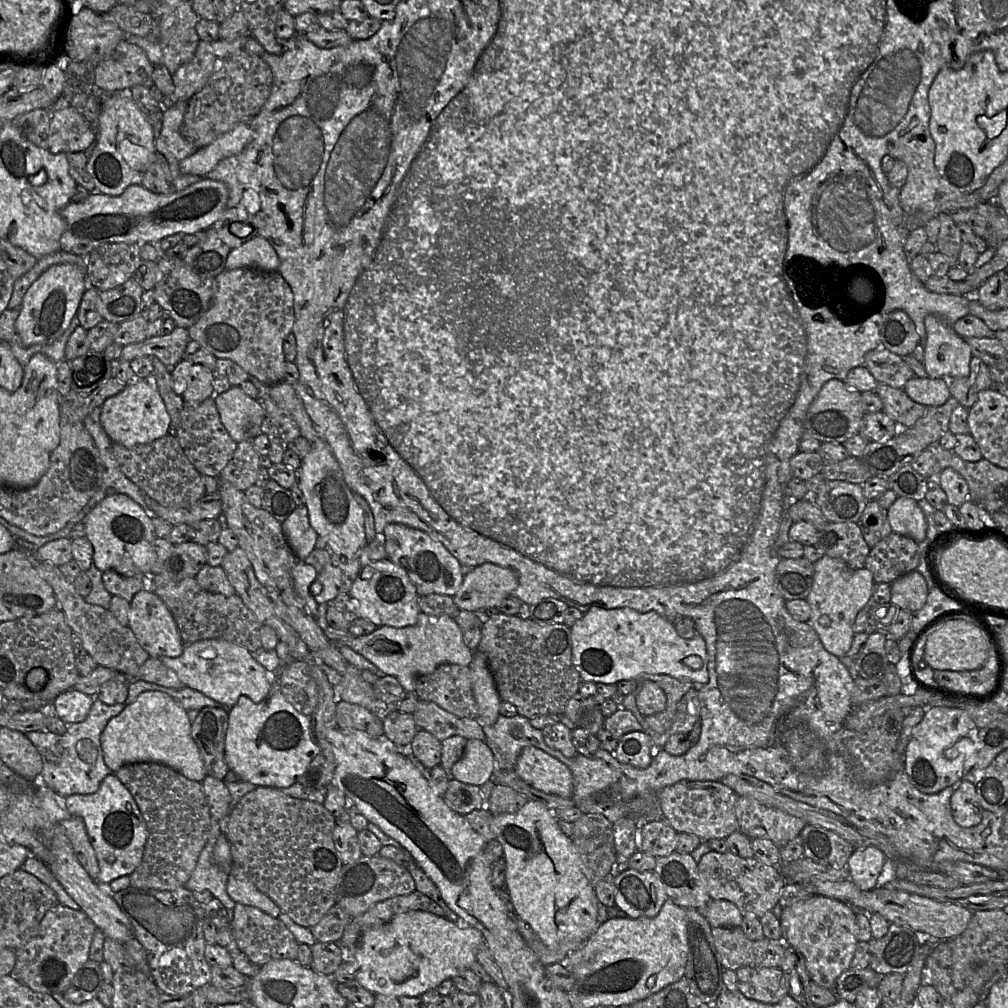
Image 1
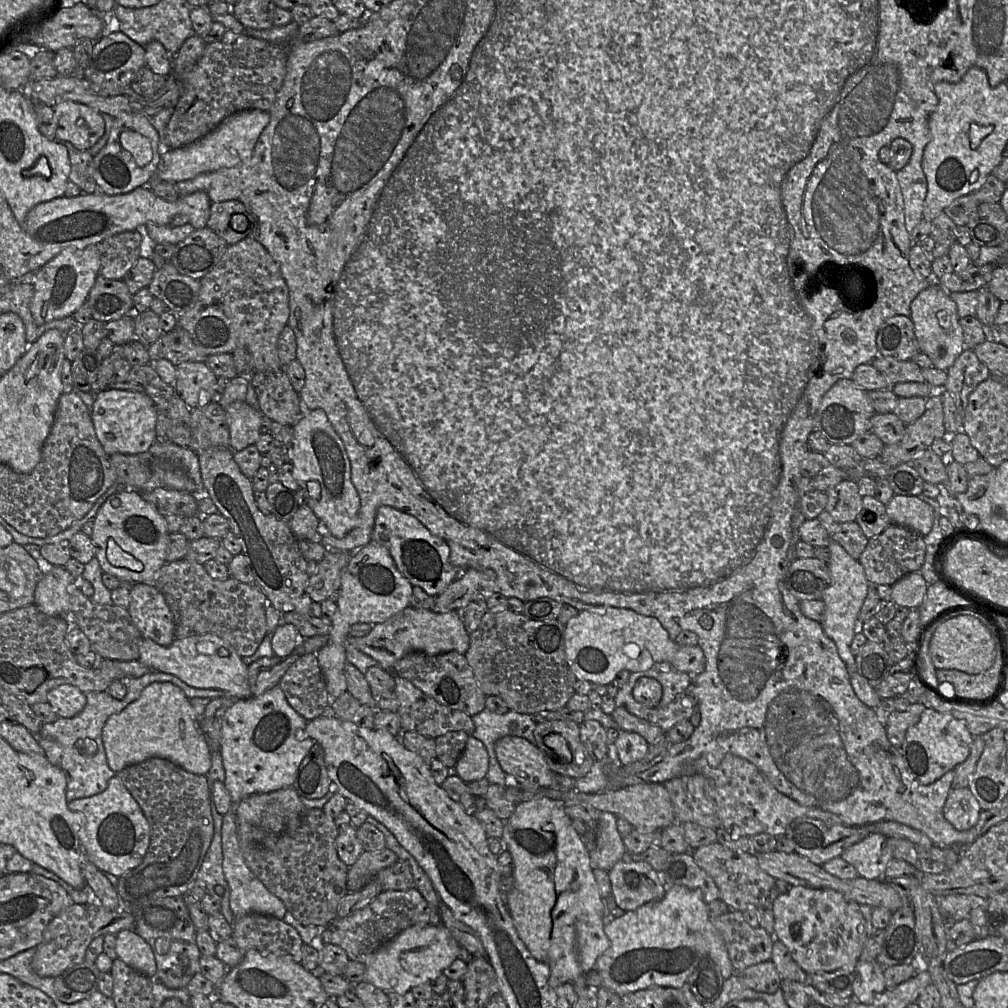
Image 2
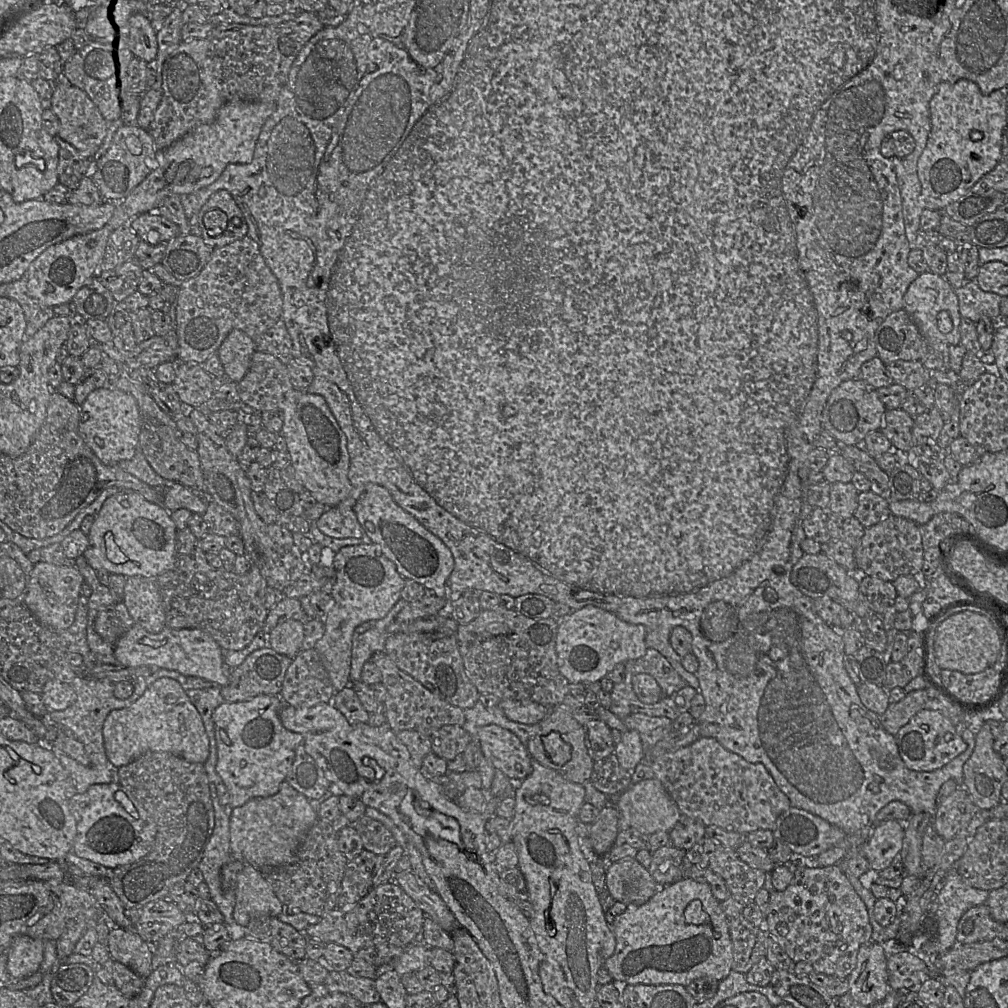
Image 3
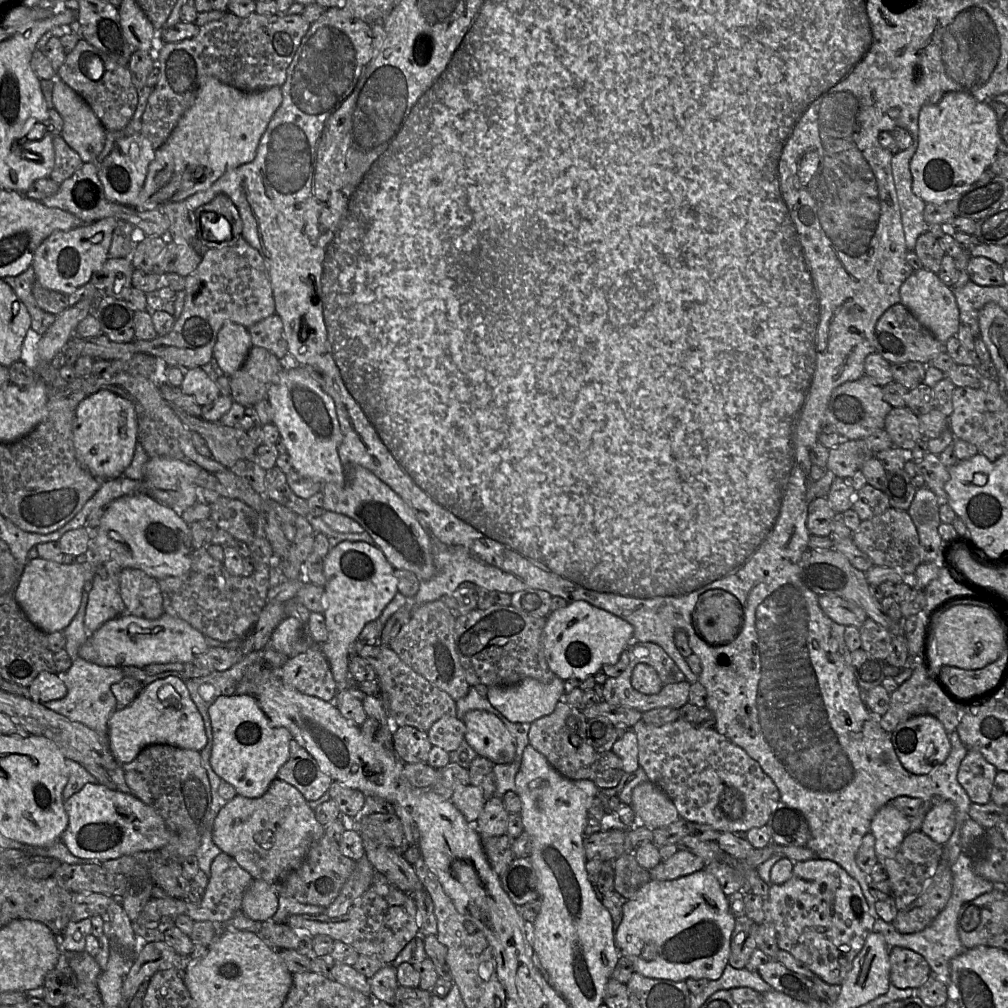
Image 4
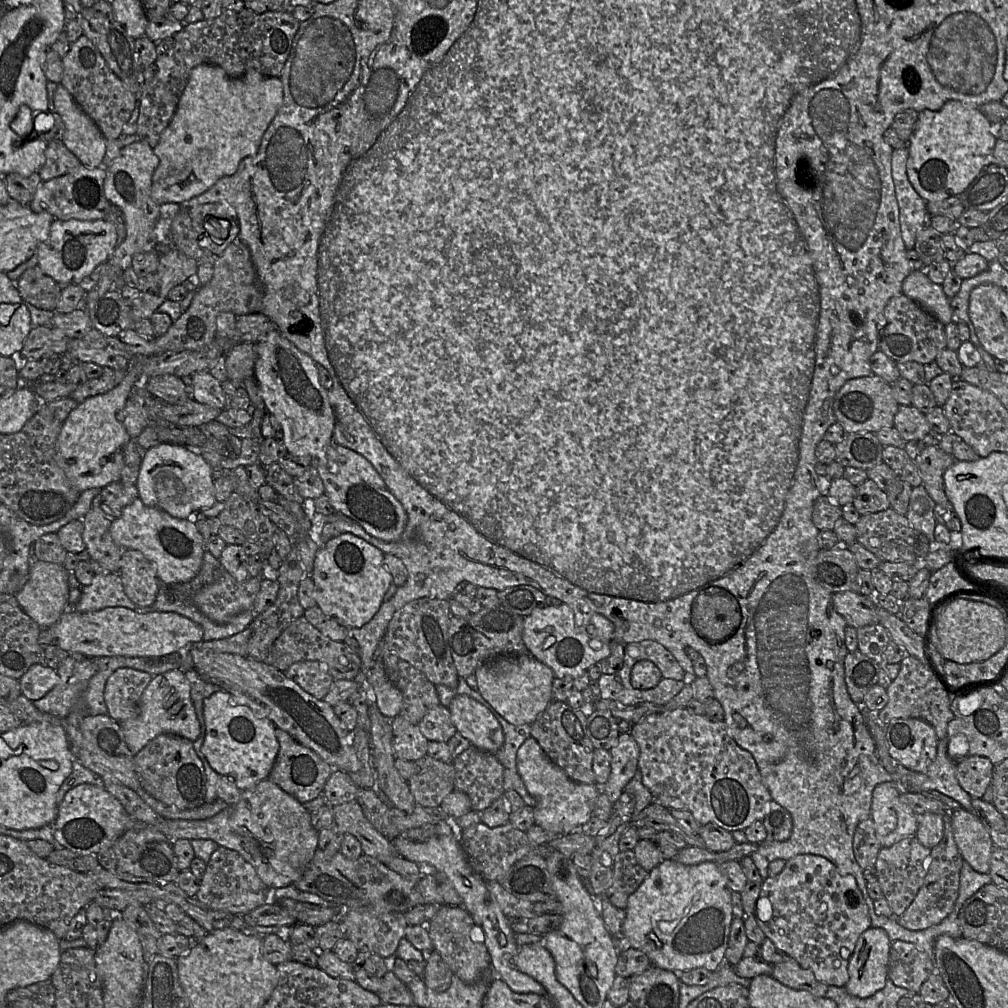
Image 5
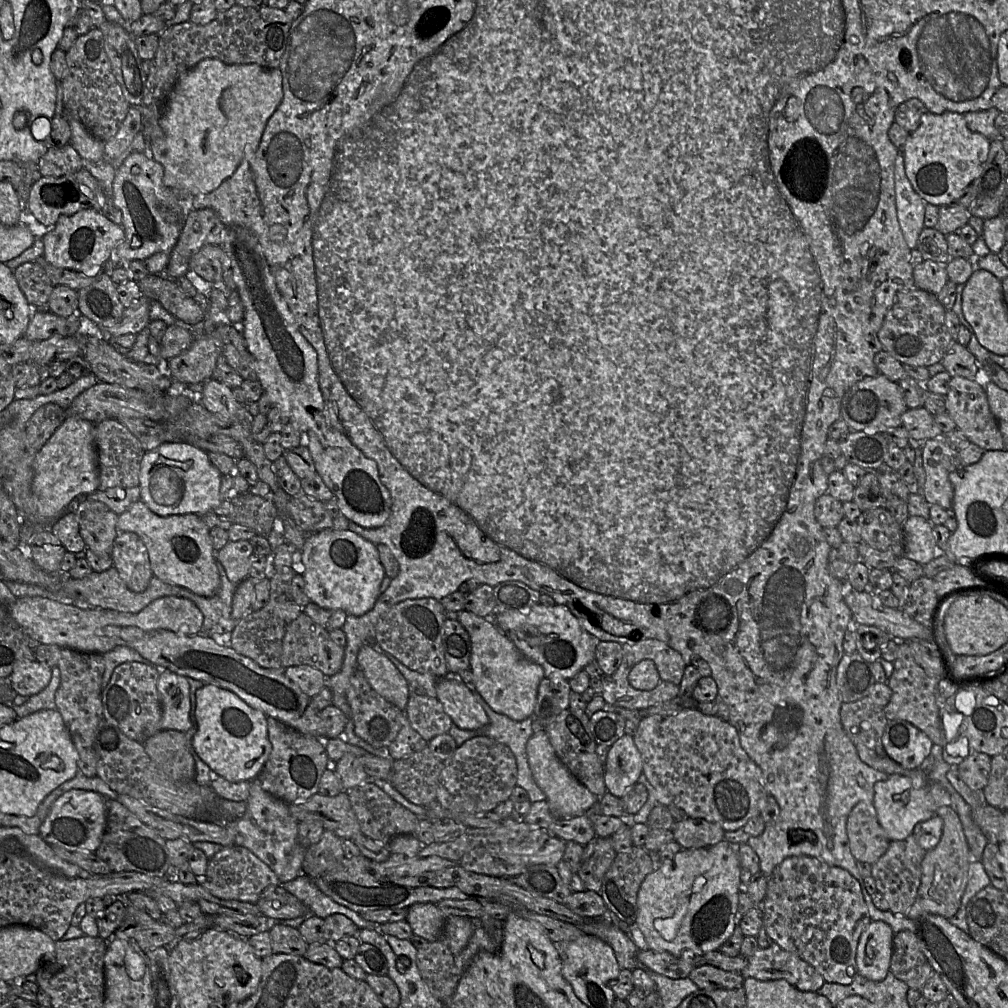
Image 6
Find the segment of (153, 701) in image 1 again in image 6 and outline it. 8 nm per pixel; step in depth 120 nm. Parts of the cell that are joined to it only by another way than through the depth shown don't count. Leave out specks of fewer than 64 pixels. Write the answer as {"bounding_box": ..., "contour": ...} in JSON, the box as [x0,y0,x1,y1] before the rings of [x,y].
{"bounding_box":[157,669,192,732],"contour":[[[161,669],[157,690],[162,706],[160,731],[186,732],[192,727],[190,720],[190,684],[186,676]]]}

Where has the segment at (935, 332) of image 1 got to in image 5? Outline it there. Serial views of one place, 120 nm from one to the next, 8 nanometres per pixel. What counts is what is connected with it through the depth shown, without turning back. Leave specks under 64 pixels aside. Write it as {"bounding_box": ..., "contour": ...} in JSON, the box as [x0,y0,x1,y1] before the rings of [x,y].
{"bounding_box":[902,270,954,326],"contour":[[[924,270],[912,271],[902,284],[902,294],[931,313],[944,326],[954,320],[950,299],[941,285],[933,283]]]}

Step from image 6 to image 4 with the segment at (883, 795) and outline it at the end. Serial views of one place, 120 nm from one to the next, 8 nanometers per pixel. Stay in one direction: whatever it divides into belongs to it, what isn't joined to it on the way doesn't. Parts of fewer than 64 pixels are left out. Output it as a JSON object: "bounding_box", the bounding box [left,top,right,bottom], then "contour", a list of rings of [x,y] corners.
{"bounding_box":[870,803,910,863],"contour":[[[891,803],[881,807],[872,819],[870,832],[875,838],[878,863],[896,853],[910,832],[910,818]]]}

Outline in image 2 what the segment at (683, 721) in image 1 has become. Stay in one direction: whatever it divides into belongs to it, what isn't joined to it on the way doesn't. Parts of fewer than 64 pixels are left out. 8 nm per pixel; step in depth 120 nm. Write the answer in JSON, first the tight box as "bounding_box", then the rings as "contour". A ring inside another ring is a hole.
{"bounding_box":[615,662,697,733],"contour":[[[669,662],[657,663],[646,671],[631,673],[628,682],[619,689],[615,697],[615,705],[616,707],[626,709],[629,713],[639,718],[659,726],[666,733],[677,722],[690,719],[694,707],[697,705],[697,695],[695,694],[693,677],[688,673],[675,669]],[[641,677],[651,677],[661,683],[663,695],[657,707],[647,708],[634,699],[633,688],[635,682]]]}

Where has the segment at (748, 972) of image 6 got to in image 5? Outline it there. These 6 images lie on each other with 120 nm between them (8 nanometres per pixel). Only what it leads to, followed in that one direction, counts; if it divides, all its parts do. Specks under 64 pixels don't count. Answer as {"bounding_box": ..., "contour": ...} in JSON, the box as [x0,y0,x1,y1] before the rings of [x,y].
{"bounding_box":[771,955,828,997],"contour":[[[784,955],[782,962],[773,965],[771,977],[795,990],[805,990],[817,997],[824,997],[828,985],[818,981],[811,970],[802,968],[798,962]]]}

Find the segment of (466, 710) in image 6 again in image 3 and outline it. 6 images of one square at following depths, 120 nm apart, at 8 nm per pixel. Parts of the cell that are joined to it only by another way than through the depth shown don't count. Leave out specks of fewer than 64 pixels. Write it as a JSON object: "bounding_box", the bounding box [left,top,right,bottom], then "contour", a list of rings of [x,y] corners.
{"bounding_box":[477,724,531,779],"contour":[[[486,724],[477,733],[478,753],[512,779],[522,779],[531,770],[531,755],[521,739],[499,724]]]}

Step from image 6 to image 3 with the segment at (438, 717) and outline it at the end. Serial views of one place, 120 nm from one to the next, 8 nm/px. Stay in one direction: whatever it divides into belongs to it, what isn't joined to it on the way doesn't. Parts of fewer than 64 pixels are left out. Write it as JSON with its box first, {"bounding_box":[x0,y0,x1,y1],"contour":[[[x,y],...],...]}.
{"bounding_box":[428,726,468,761],"contour":[[[443,726],[428,738],[432,752],[446,761],[460,758],[468,745],[468,736],[461,726]]]}

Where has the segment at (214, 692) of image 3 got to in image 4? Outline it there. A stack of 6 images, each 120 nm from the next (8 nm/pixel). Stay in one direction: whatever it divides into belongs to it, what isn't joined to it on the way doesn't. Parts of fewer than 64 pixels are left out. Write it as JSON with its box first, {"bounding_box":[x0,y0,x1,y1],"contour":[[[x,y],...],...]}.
{"bounding_box":[184,651,262,740],"contour":[[[262,651],[251,652],[225,671],[215,671],[205,676],[184,680],[190,697],[203,718],[207,740],[212,740],[209,707],[219,696],[234,695],[236,685],[245,669],[262,657]]]}

